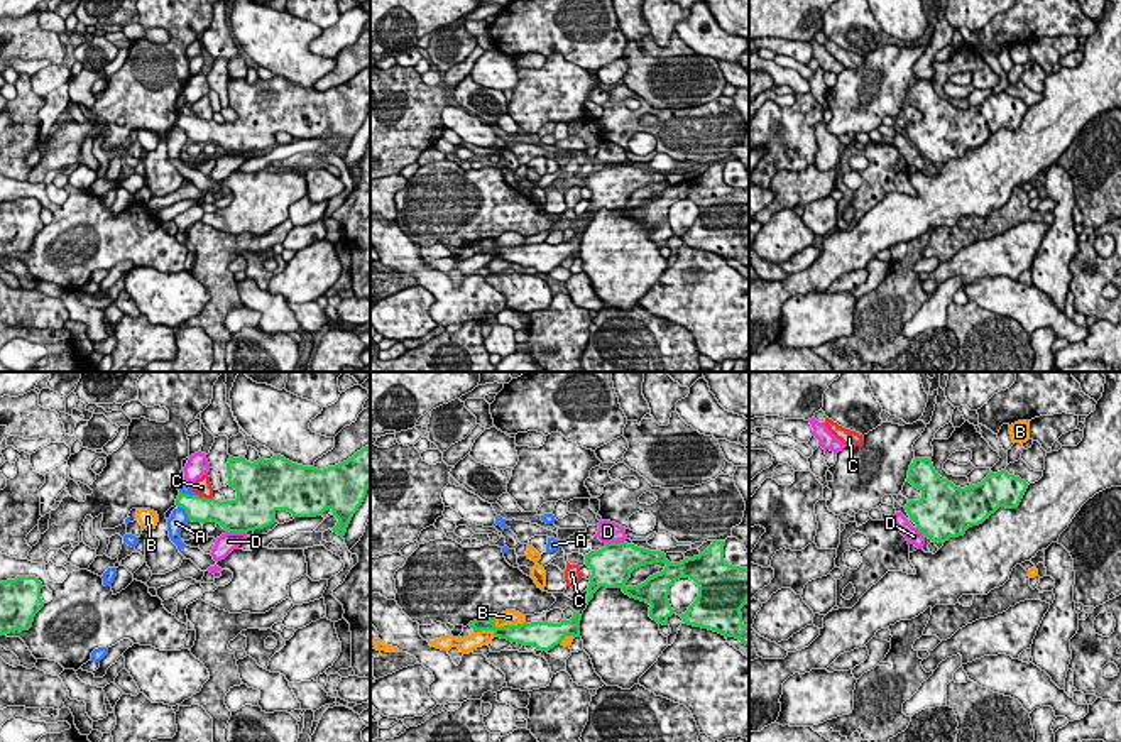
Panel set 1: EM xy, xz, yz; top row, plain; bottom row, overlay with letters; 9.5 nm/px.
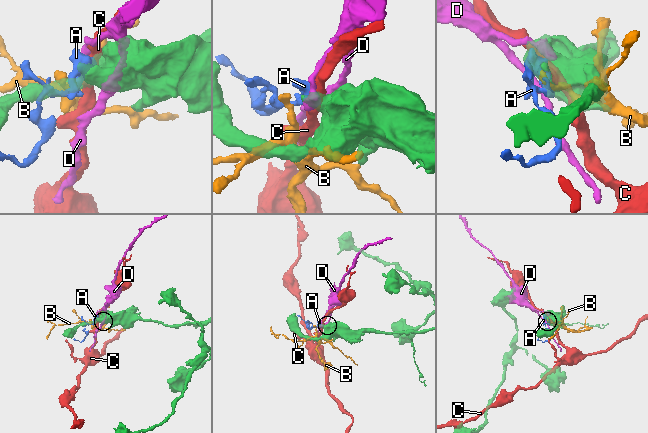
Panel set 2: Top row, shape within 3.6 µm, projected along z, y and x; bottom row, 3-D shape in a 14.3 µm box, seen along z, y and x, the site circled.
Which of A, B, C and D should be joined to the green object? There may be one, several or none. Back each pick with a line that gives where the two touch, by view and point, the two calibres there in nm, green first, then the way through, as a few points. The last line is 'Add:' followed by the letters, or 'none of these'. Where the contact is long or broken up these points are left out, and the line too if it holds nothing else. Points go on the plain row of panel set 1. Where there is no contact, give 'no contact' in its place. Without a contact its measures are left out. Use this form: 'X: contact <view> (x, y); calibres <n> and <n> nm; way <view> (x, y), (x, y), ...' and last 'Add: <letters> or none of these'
Add: none of these

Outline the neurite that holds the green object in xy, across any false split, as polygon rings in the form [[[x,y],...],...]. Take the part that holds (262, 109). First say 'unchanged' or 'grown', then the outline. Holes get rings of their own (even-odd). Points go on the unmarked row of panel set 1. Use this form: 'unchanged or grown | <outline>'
unchanged | [[[370,68],[362,69],[347,83],[325,91],[293,85],[281,76],[274,76],[271,81],[259,79],[254,85],[247,83],[245,78],[230,78],[227,95],[228,106],[237,112],[235,122],[218,123],[179,113],[176,127],[186,132],[189,142],[201,145],[211,142],[228,154],[247,155],[274,145],[277,132],[287,132],[293,139],[316,139],[330,130],[338,140],[331,152],[343,159],[370,108]]]

